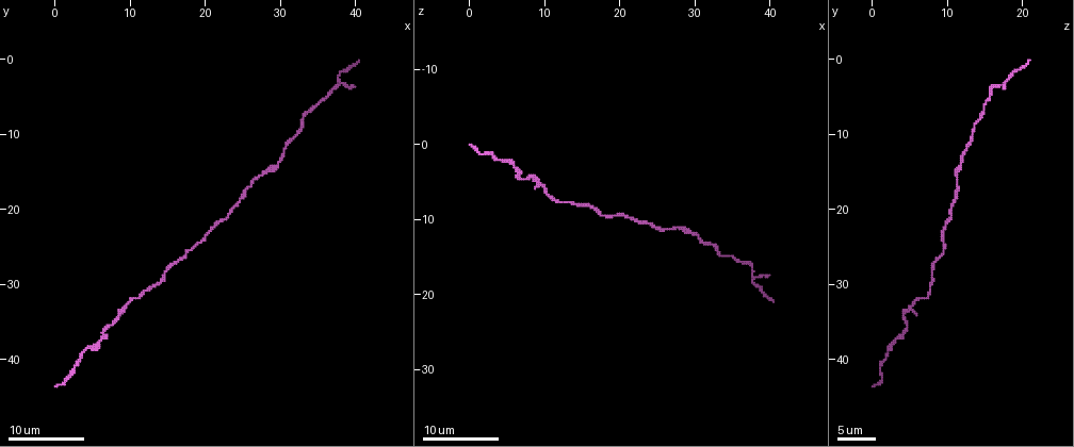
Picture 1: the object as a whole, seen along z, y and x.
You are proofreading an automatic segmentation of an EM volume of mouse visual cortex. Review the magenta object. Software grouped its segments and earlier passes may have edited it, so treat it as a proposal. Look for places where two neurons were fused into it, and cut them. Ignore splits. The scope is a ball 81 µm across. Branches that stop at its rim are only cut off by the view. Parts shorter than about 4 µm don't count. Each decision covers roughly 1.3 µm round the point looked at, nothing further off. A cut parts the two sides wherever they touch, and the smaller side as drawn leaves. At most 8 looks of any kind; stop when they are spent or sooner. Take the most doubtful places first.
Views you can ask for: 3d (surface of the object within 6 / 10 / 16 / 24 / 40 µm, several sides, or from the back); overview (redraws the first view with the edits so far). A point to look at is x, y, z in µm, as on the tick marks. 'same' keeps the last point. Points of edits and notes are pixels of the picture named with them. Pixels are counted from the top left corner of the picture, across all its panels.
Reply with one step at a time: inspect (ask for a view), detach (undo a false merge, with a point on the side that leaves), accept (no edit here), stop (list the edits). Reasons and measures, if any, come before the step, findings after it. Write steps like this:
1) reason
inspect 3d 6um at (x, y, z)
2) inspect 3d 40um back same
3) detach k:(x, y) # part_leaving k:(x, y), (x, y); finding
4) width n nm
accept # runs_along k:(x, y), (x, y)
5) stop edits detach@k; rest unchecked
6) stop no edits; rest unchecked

side arm on a straight run
inspect 3d 16um at (9.5, 32.5, 5.5)

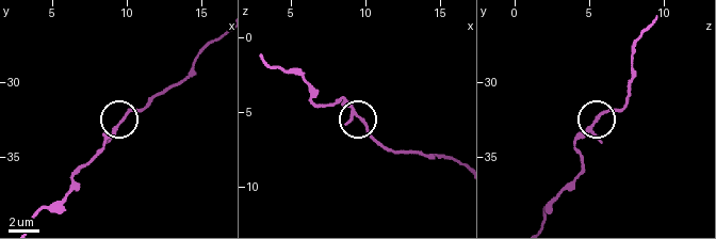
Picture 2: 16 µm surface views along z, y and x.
inspect 3d 6um at (9.8, 32.6, 5.4)

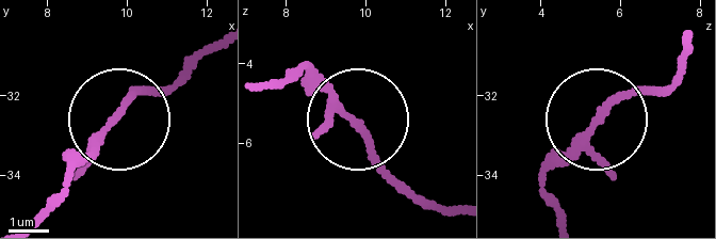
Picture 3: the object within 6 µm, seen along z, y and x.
arms 3
accept # all the same neuron

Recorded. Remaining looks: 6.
thick turns thin
inspect 3d 10um at (31.5, 10.5, 13.5)

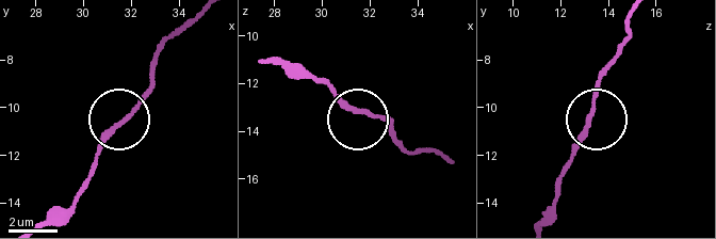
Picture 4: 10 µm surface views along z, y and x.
inspect 3d 6um at (31.8, 10.5, 13.2)

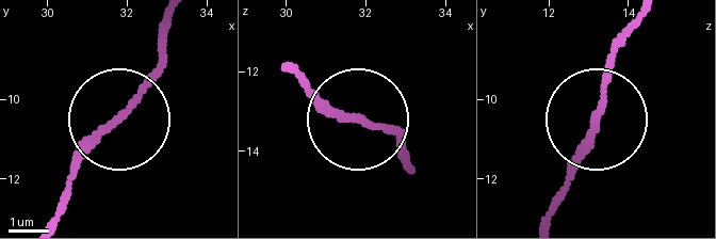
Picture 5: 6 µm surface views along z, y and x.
accept # runs_along 5:(288, 65), (345, 116), (403, 133); all the same neuron

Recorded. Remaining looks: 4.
sudden change in width
inspect 3d 16um at (4.5, 38.5, 2.0)

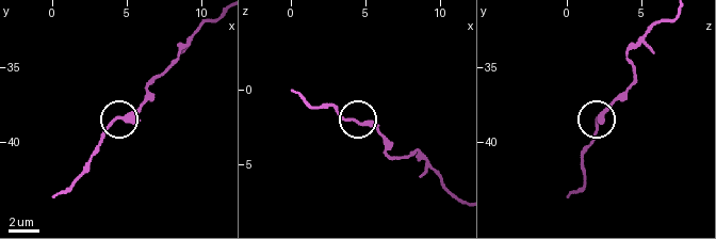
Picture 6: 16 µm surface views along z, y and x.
accept # runs_along 6:(673, 19), (631, 50), (634, 81), (587, 145); all the same neuron

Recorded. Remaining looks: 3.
thick turns thin
inspect 3d 16um at (7.0, 36.0, 4.5)

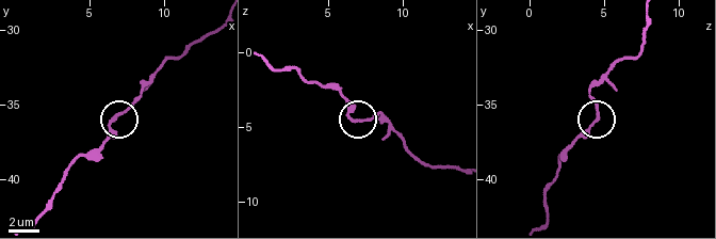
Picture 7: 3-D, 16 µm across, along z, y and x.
accept # runs_along 7:(459, 168), (421, 162), (378, 113), (353, 116), (341, 88); continuous, no second neuron

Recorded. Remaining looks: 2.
stop no edits; rest unchecked

